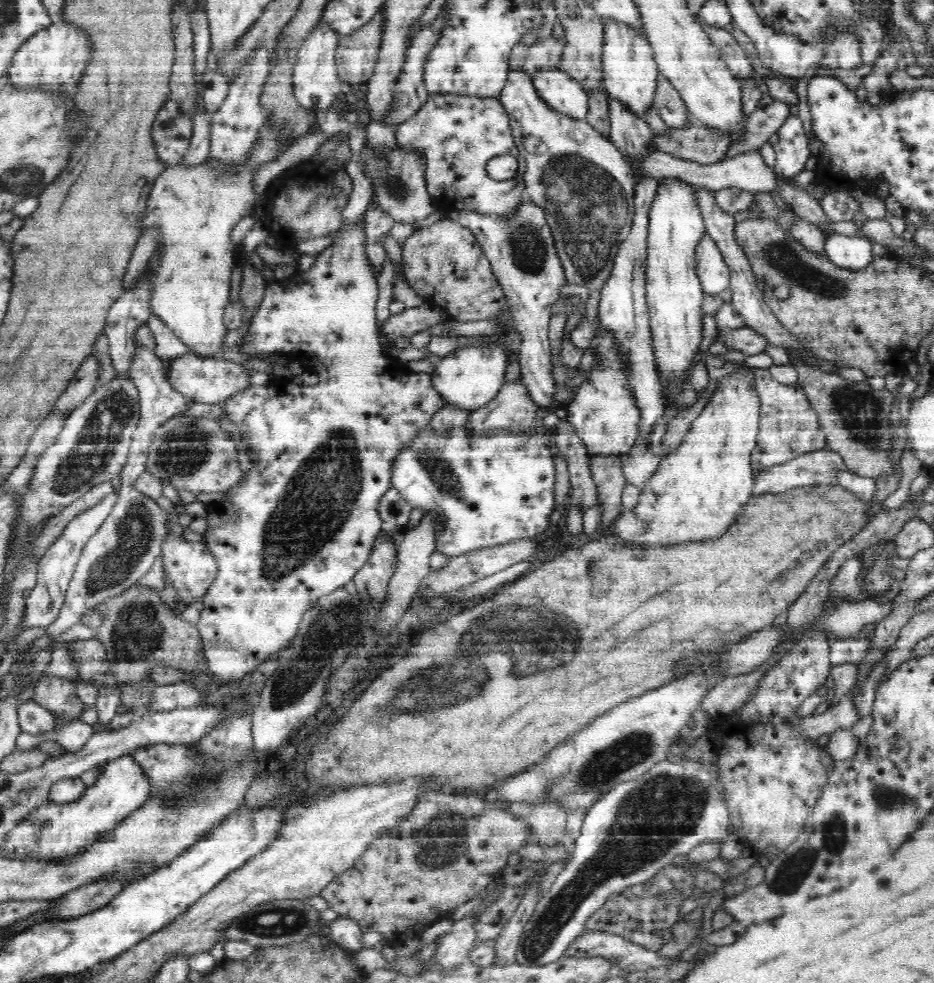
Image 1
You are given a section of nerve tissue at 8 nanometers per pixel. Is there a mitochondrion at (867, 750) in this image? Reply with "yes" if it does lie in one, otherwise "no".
no

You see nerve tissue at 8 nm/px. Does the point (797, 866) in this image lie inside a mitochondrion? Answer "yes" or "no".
yes

